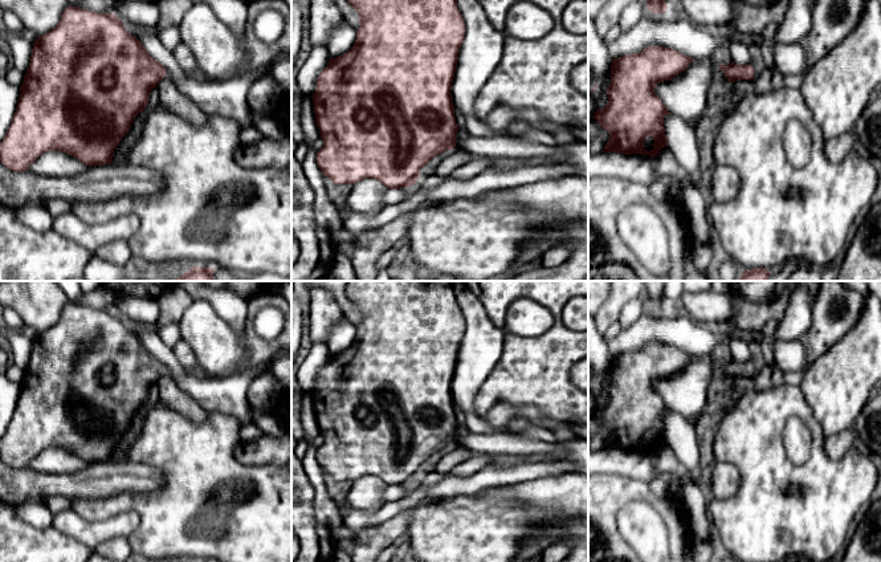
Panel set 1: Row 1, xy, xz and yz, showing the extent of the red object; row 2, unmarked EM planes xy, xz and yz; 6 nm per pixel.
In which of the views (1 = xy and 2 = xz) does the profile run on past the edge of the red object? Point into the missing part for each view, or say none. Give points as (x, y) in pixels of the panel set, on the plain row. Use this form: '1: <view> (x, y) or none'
1: none
2: none

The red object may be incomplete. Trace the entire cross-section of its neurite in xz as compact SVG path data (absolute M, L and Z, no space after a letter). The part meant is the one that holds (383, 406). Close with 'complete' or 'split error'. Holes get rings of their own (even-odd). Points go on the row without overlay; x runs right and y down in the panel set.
M348 281L346 294L359 310L359 326L347 350L330 354L311 394L323 436L323 444L317 448L317 461L325 473L339 482L372 475L387 486L409 484L420 476L421 465L433 453L457 441L458 423L450 384L465 334L457 289L452 281Z | complete

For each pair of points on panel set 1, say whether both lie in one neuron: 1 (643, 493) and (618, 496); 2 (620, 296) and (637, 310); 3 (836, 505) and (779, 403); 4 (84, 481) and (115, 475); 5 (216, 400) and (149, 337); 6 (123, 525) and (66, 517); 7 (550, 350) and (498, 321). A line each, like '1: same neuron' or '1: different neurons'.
1: same neuron
2: different neurons
3: same neuron
4: same neuron
5: same neuron
6: same neuron
7: same neuron

